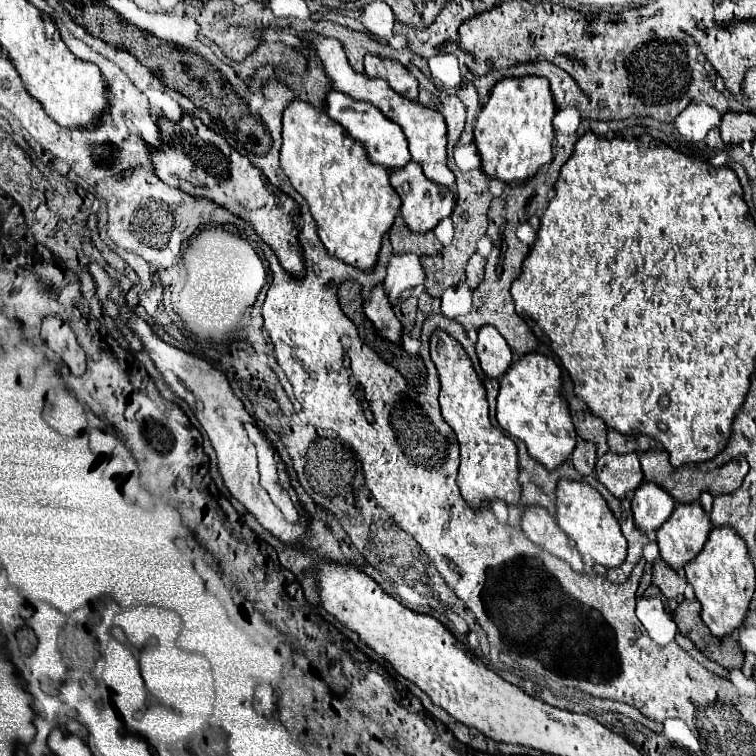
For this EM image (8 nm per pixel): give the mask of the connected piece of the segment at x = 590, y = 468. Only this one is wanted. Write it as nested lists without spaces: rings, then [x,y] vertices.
[[[579,439],[573,453],[571,453],[571,461],[573,467],[581,473],[581,475],[591,475],[595,471],[595,461],[597,461],[597,453],[595,453],[595,445],[589,441]]]

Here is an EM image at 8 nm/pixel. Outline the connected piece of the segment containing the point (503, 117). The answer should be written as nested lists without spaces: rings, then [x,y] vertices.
[[[537,75],[501,79],[491,89],[491,97],[483,105],[483,109],[477,117],[477,125],[475,125],[475,145],[481,153],[483,171],[489,177],[499,179],[503,183],[521,183],[521,181],[531,179],[541,165],[551,163],[551,159],[553,159],[553,137],[555,137],[551,121],[553,121],[555,111],[557,111],[557,107],[555,107],[547,79],[537,77]]]

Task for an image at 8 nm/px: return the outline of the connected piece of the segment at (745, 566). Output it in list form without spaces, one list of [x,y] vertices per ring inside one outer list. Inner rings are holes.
[[[713,527],[703,547],[705,549],[685,565],[685,577],[695,587],[695,595],[703,605],[701,617],[705,625],[715,637],[723,637],[739,629],[747,615],[755,591],[755,567],[747,553],[745,541],[733,527]]]

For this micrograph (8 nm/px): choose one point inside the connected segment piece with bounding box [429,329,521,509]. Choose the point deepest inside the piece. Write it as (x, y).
(489, 468)

